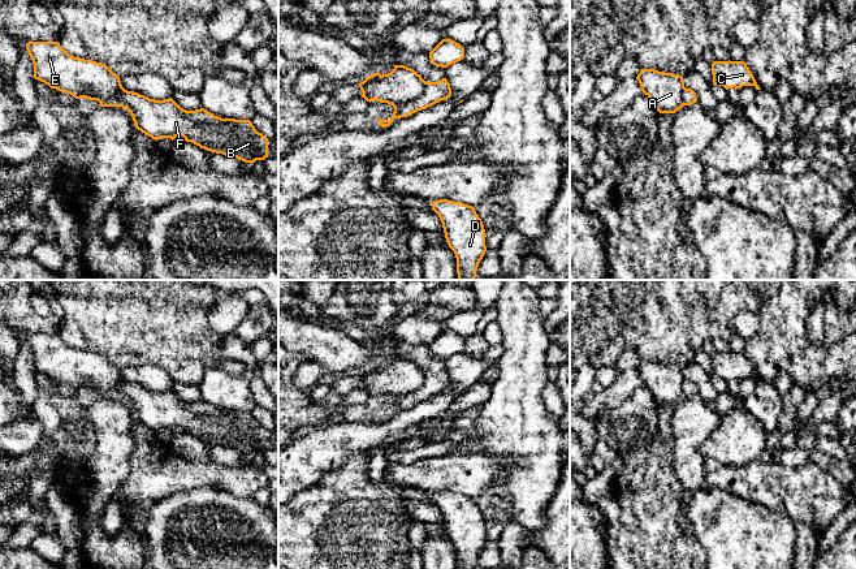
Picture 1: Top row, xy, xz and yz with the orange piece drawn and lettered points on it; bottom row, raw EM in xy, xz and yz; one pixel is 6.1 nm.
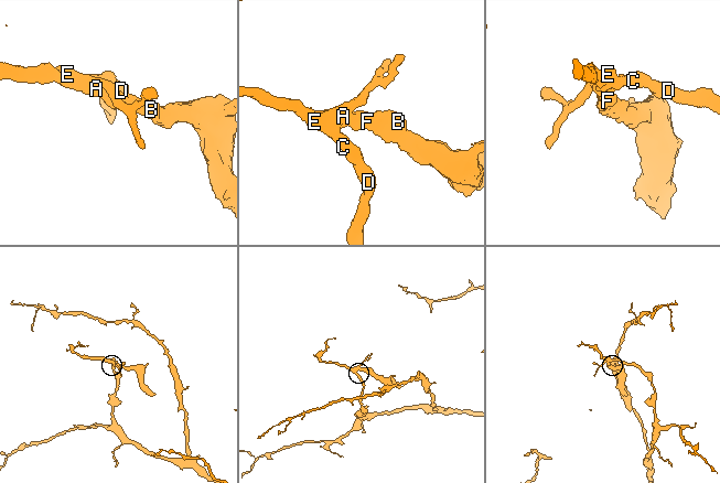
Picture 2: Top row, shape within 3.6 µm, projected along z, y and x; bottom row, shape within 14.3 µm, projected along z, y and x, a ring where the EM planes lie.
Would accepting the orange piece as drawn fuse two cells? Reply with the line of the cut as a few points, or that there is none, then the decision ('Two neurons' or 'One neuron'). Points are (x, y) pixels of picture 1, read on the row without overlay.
Split along xz (426, 374), (426, 380), (420, 387), (394, 400). Two neurons

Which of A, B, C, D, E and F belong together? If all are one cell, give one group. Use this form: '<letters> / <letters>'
A C D E / B F

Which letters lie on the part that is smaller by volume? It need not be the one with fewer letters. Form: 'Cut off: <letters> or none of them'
Cut off: B, F

